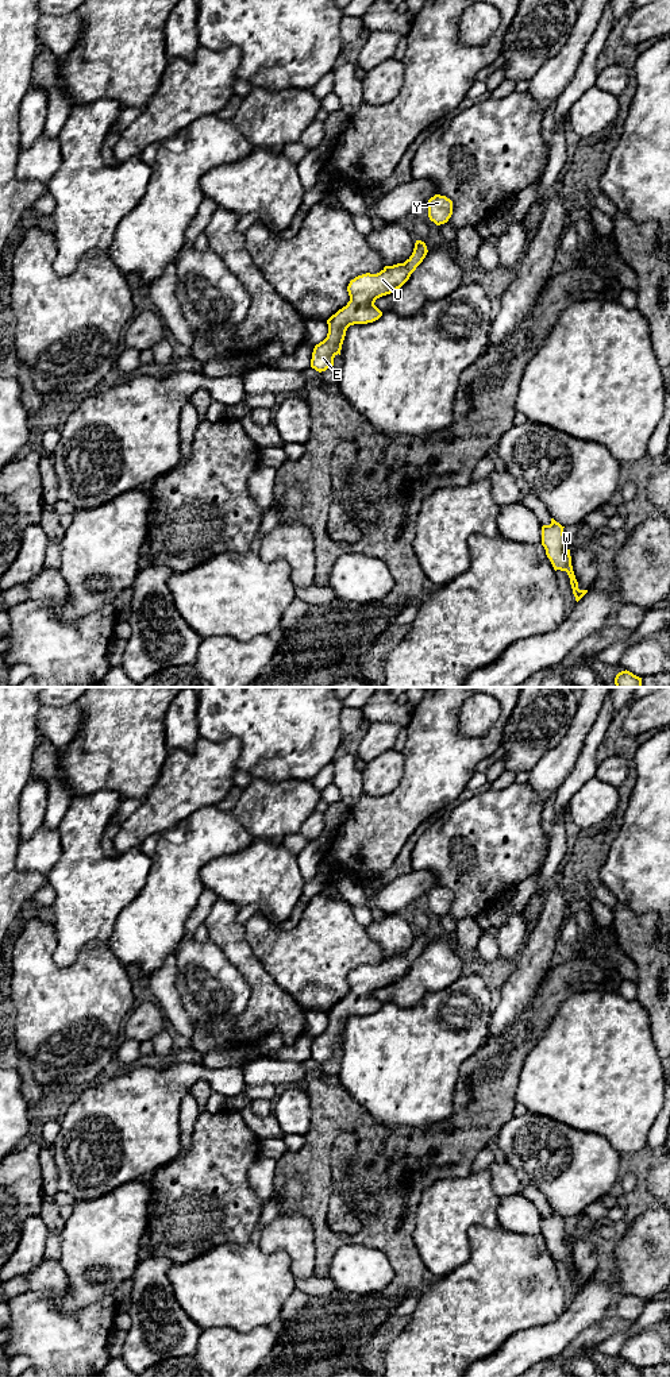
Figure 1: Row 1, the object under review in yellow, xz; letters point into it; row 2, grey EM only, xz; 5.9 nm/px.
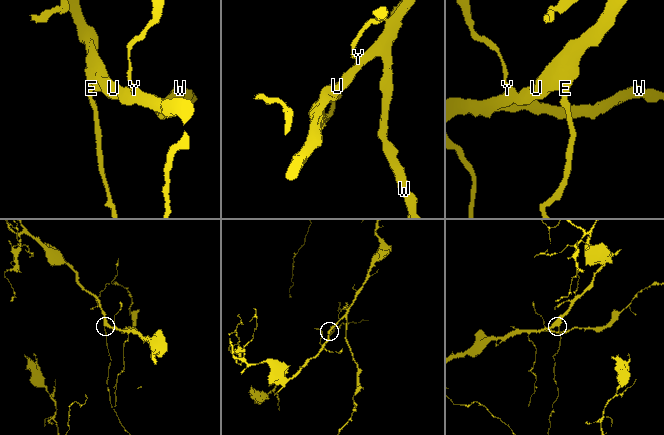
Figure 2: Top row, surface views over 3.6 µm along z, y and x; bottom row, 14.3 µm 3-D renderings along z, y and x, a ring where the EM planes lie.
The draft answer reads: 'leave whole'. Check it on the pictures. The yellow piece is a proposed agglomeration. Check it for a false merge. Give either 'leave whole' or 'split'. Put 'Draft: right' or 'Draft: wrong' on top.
Draft: right
leave whole

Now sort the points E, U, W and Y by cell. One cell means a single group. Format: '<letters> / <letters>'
E U W Y

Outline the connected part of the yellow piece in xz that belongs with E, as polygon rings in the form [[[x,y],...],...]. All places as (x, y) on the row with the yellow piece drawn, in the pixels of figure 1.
[[[416,240],[412,255],[404,263],[385,266],[377,274],[366,273],[351,279],[347,286],[350,301],[327,320],[327,338],[315,346],[311,367],[321,373],[334,366],[334,358],[340,355],[347,328],[378,320],[382,312],[374,305],[376,300],[400,289],[427,252],[426,243]]]

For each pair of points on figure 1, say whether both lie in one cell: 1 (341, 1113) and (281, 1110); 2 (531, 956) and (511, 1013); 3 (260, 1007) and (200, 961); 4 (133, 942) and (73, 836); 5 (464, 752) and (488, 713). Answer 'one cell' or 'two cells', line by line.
1: two cells
2: one cell
3: two cells
4: two cells
5: two cells

